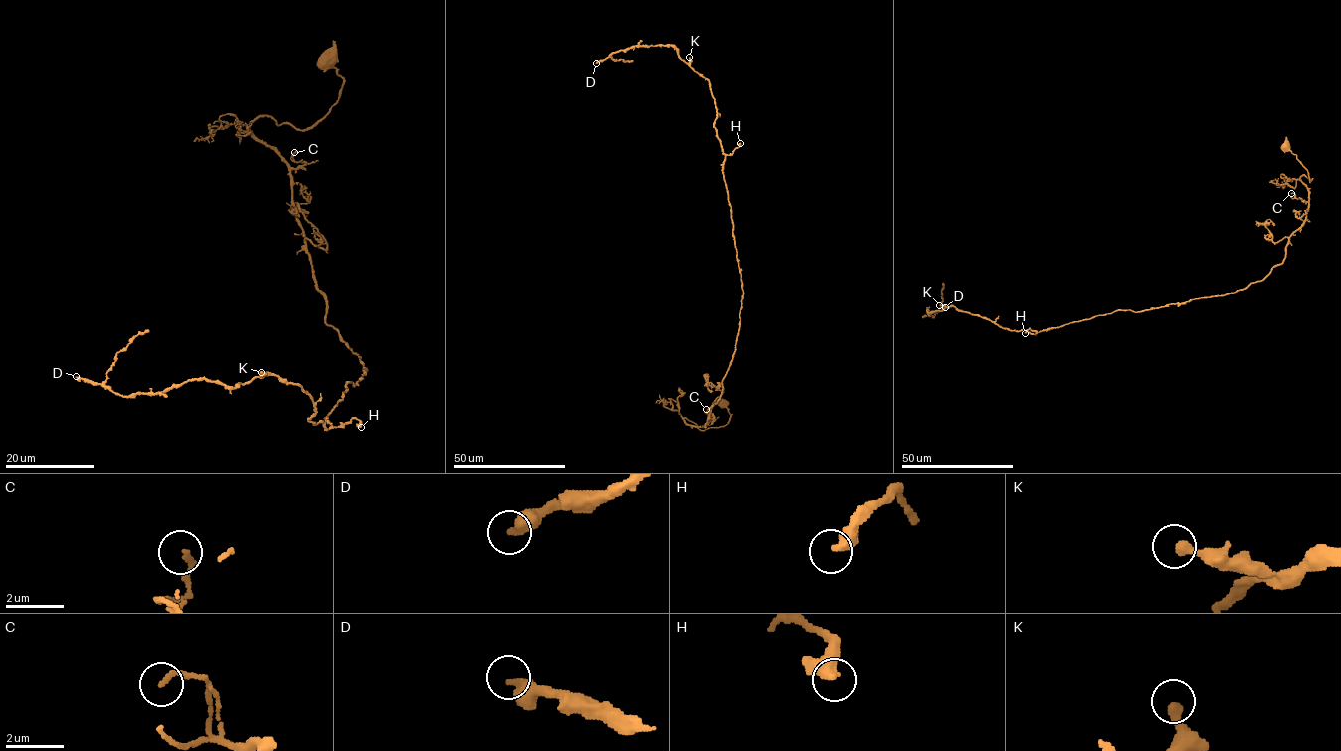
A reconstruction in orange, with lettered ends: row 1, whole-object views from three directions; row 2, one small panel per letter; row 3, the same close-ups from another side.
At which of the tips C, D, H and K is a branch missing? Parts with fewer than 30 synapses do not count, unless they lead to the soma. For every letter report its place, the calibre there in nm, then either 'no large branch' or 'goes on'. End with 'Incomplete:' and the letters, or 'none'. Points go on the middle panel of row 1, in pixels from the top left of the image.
C: place (706, 409); calibre 170 nm; no large branch
D: place (596, 63); calibre 320 nm; goes on
H: place (740, 143); calibre 320 nm; no large branch
K: place (689, 57); calibre 320 nm; no large branch
Incomplete: D

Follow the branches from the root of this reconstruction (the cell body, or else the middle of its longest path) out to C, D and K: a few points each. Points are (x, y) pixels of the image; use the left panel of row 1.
C: (326, 63), (344, 84), (322, 118), (304, 129), (269, 116), (250, 125), (301, 168), (294, 152)
D: (326, 63), (322, 118), (250, 129), (366, 370), (331, 426), (275, 375), (76, 376)
K: (326, 63), (344, 84), (322, 118), (250, 129), (287, 166), (325, 322), (366, 370), (327, 429), (261, 372)

